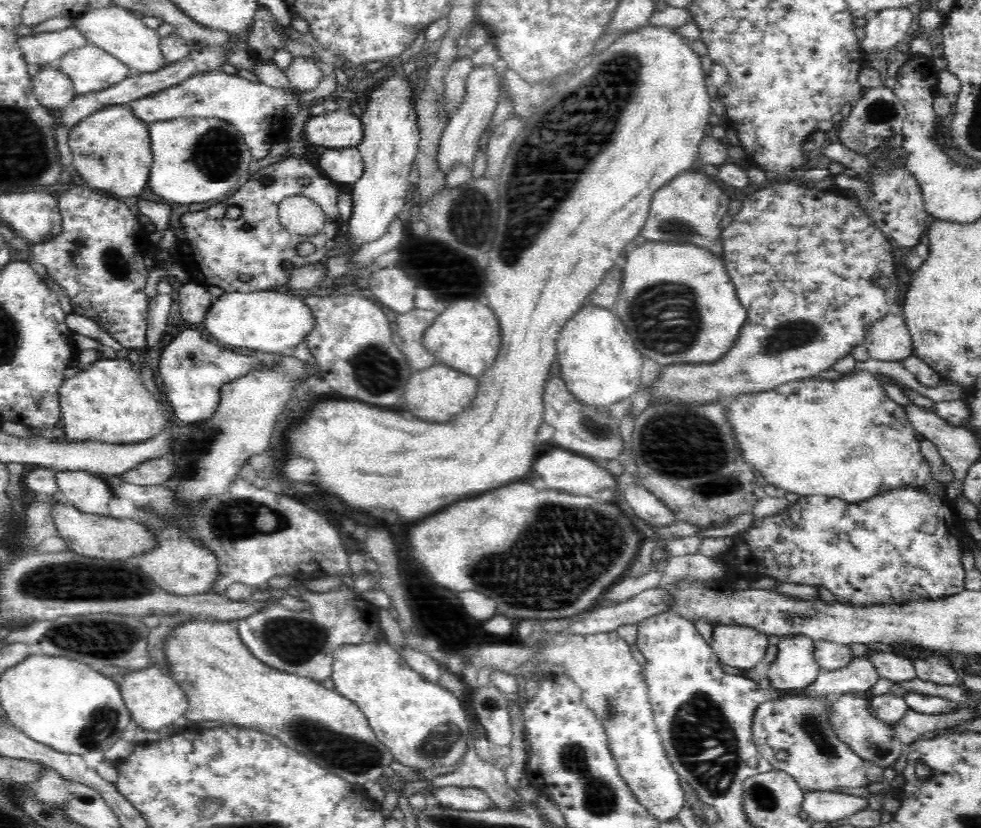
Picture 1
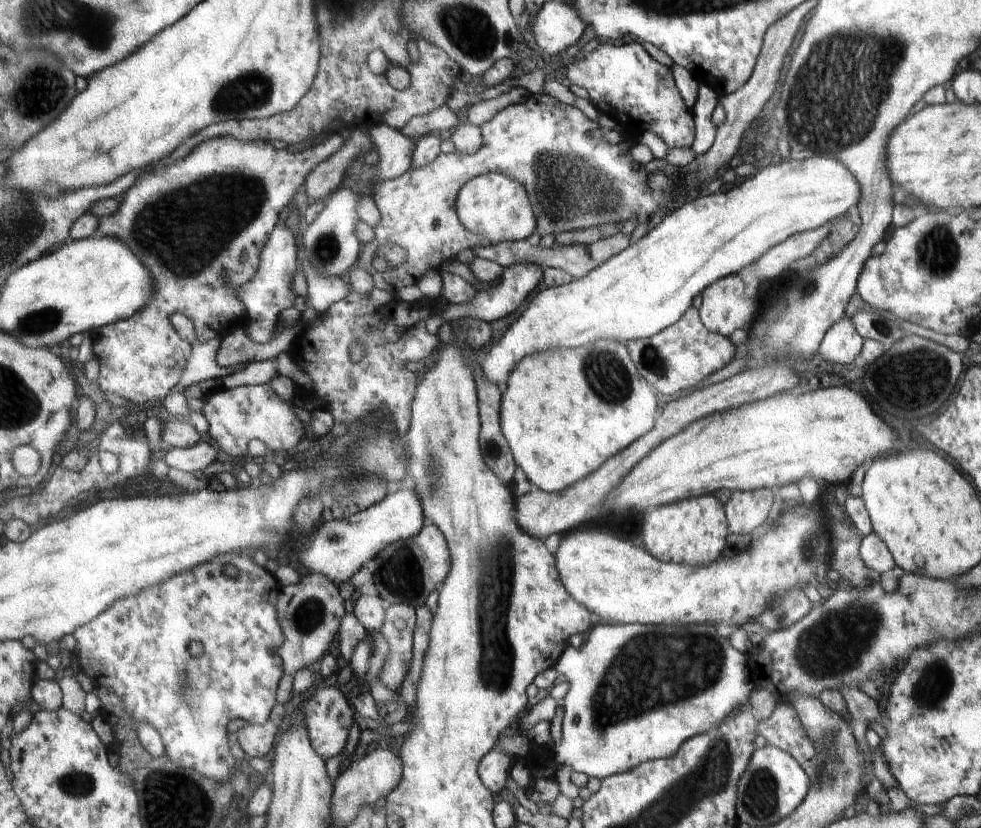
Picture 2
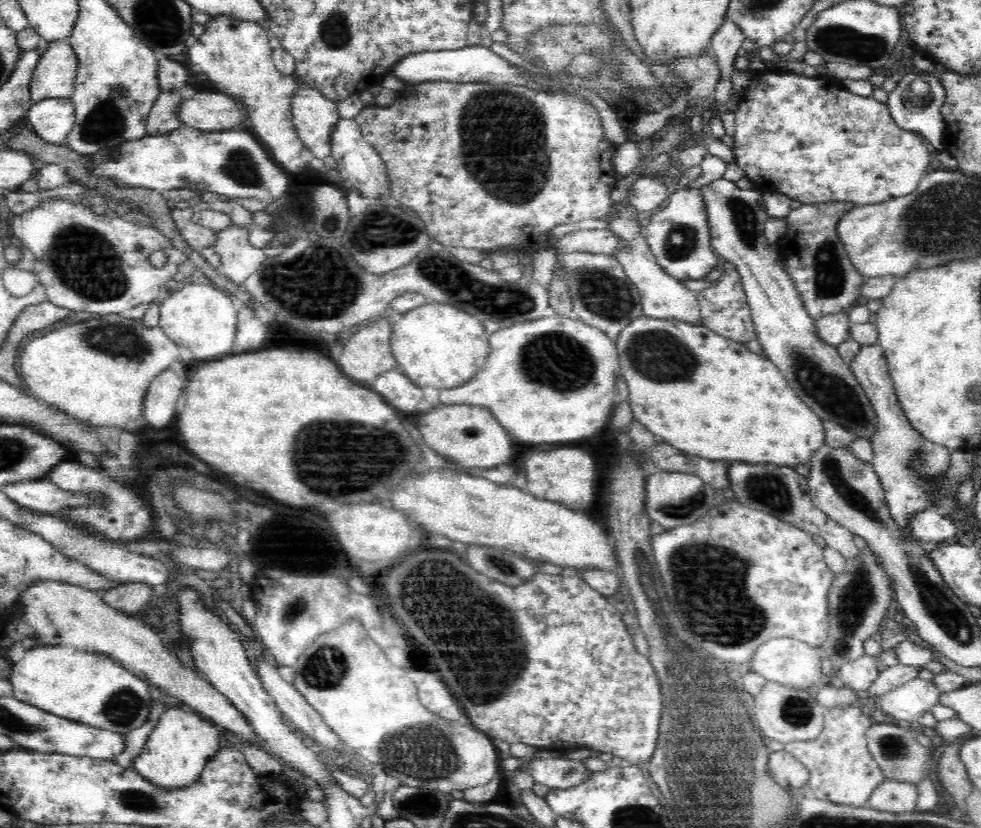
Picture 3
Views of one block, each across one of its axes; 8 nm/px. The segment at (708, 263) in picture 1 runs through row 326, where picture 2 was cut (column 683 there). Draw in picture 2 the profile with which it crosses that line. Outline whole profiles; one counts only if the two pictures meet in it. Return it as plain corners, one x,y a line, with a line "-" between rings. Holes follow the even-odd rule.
600,623
594,627
589,635
585,635
584,644
578,649
571,645
565,648
560,662
554,670
566,676
569,689
563,698
565,710
562,721
562,742
551,746
550,756
559,766
570,765
573,771
585,774
587,777
596,777
604,780
612,775
618,775
626,771
632,771
642,763
658,759
670,759
680,750
685,740
692,739
710,727
721,723
722,719
733,715
740,707
748,702
750,696
750,684
748,684
748,670
746,670
746,658
740,651
734,650
728,642
728,637
718,636
712,625
641,625
640,623
606,624

